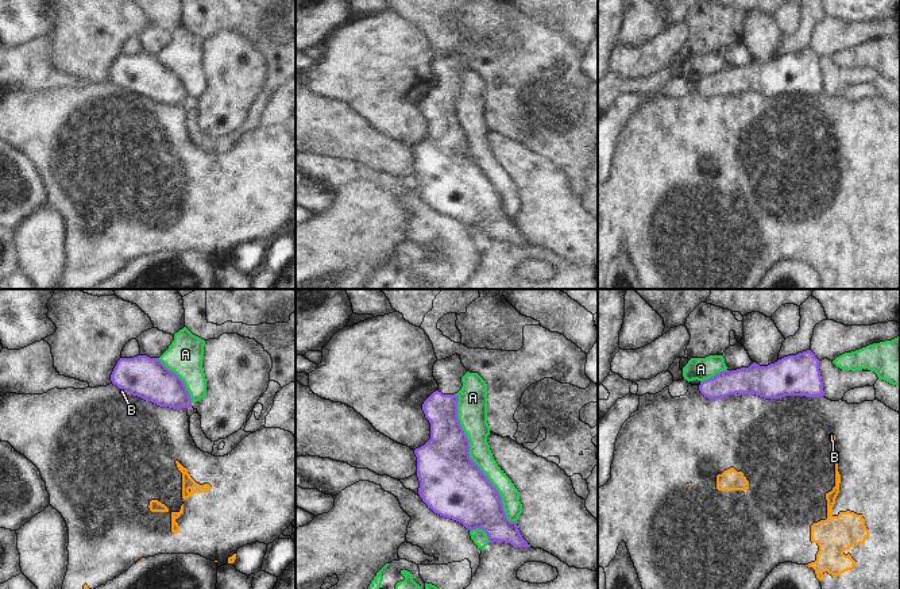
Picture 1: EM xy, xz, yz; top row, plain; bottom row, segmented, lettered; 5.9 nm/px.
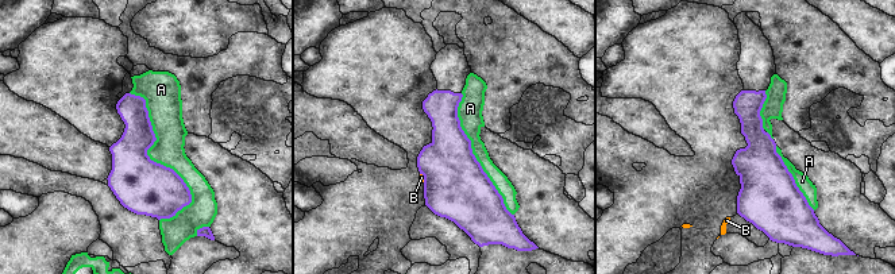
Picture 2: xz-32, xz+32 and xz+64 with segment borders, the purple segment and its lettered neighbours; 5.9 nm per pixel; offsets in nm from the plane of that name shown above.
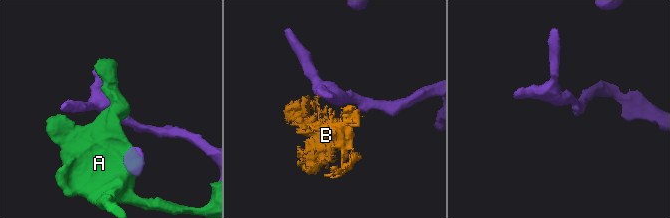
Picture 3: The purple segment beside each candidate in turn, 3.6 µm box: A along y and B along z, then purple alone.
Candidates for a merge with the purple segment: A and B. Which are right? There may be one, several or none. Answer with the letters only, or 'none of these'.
none of these

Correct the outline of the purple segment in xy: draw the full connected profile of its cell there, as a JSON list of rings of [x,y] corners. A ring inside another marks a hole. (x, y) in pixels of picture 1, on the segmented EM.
[[[138,355],[120,358],[111,381],[125,393],[173,409],[190,408],[192,399],[184,381],[169,370],[159,358]]]

